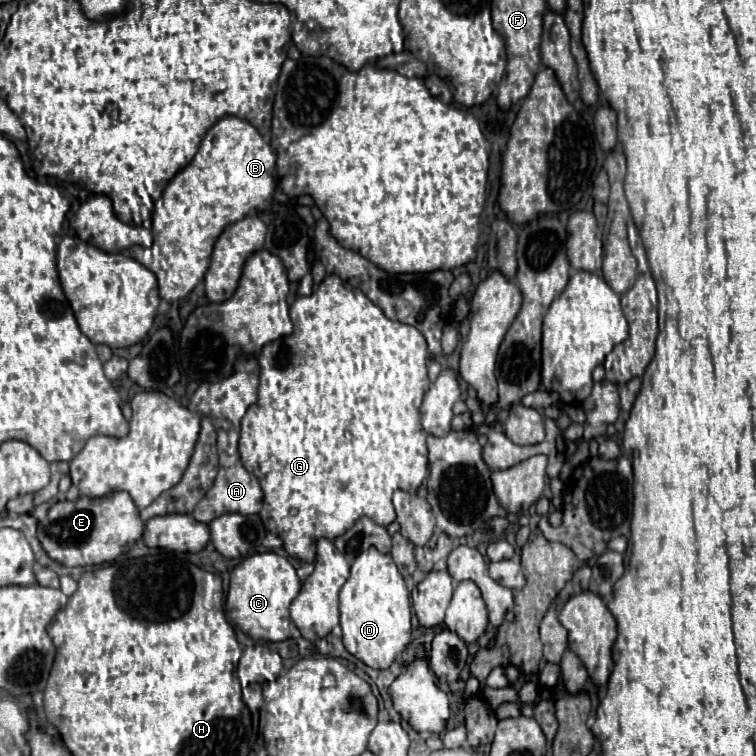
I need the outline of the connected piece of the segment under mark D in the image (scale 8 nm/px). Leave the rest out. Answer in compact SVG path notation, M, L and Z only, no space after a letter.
M376 548L362 552L354 560L350 578L340 590L340 626L346 650L370 668L390 668L412 640L410 618L410 592L392 556Z

